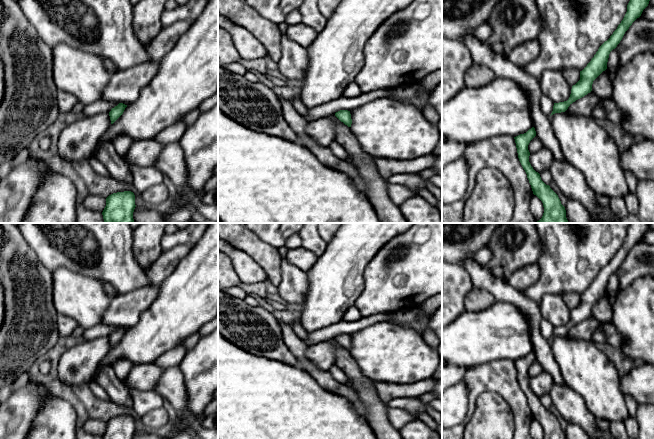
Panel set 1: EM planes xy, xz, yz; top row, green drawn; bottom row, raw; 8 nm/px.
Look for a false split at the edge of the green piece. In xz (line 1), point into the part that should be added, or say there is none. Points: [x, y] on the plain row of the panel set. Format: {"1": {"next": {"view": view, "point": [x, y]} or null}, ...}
{"1": {"next": null}}

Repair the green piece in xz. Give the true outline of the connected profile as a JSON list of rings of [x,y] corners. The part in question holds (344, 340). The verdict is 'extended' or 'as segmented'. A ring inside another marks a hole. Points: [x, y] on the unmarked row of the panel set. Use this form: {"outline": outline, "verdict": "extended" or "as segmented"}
{"outline": [[[340,334],[340,335],[335,337],[335,340],[341,346],[343,346],[345,349],[347,349],[348,351],[351,351],[352,343],[351,343],[350,335],[348,335],[348,334]]], "verdict": "as segmented"}

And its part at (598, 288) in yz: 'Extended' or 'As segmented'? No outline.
As segmented

